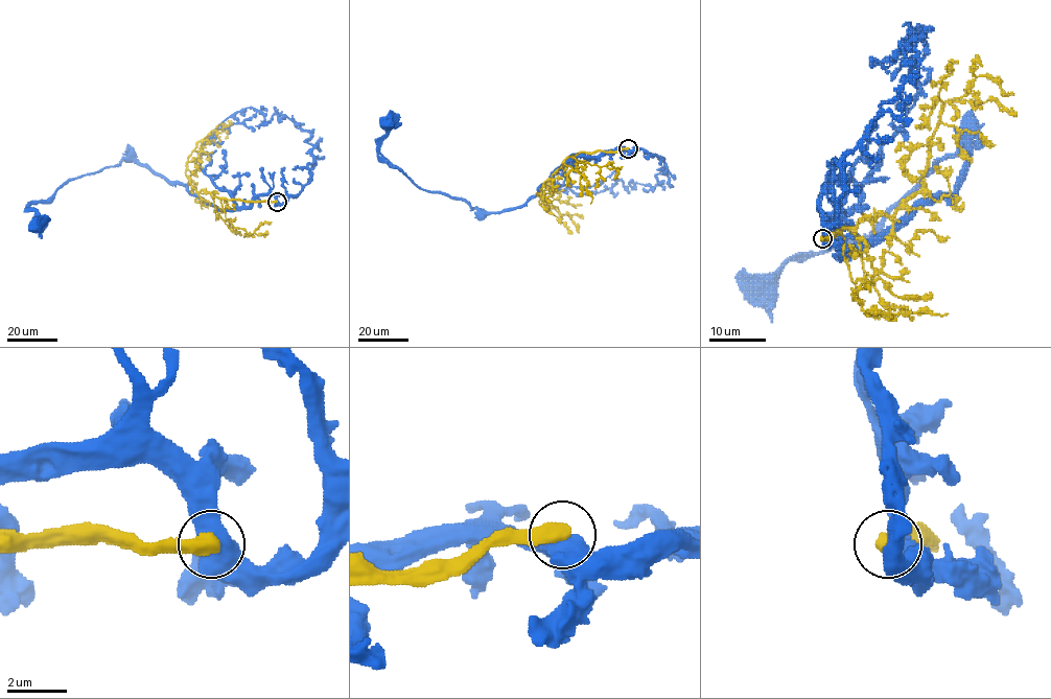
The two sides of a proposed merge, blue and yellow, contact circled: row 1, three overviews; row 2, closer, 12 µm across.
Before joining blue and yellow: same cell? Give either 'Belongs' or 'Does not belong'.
Does not belong

